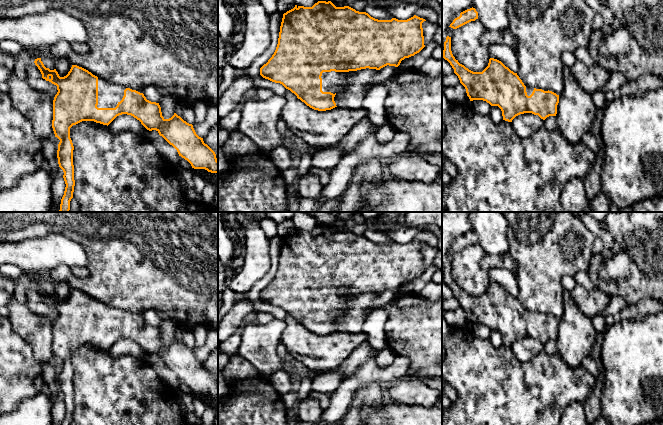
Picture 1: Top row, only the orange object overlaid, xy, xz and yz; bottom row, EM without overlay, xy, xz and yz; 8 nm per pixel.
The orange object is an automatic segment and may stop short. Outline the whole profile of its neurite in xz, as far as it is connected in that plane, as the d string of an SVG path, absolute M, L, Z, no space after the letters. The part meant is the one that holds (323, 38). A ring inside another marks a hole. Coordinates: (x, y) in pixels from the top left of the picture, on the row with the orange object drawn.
M318 1L312 7L295 5L283 14L276 50L260 68L260 75L282 84L314 110L331 110L337 107L335 95L345 88L345 78L353 71L366 68L380 70L387 65L398 67L402 60L419 53L425 47L422 28L424 21L416 15L407 20L378 20L349 6L336 7L331 1Z

